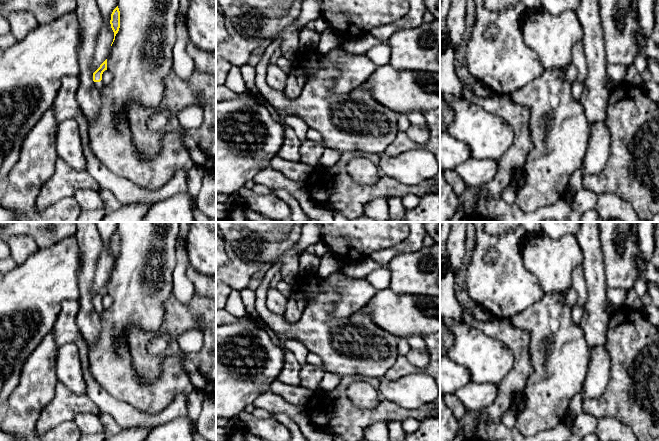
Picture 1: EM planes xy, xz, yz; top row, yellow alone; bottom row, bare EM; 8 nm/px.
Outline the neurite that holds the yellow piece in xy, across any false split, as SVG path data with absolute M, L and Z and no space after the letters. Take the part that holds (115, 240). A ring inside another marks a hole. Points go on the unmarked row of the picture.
M118 230L113 234L113 236L111 238L110 248L111 248L111 252L114 256L114 263L113 263L113 266L114 266L115 260L118 257L119 252L120 252L120 235L119 235Z

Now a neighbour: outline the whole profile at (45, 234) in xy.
M9 222L0 230L0 241L3 241L6 235L27 235L35 240L39 248L47 248L64 238L75 236L76 230L75 222Z

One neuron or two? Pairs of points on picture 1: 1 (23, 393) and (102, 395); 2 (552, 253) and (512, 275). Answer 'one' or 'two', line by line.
1: two
2: two

